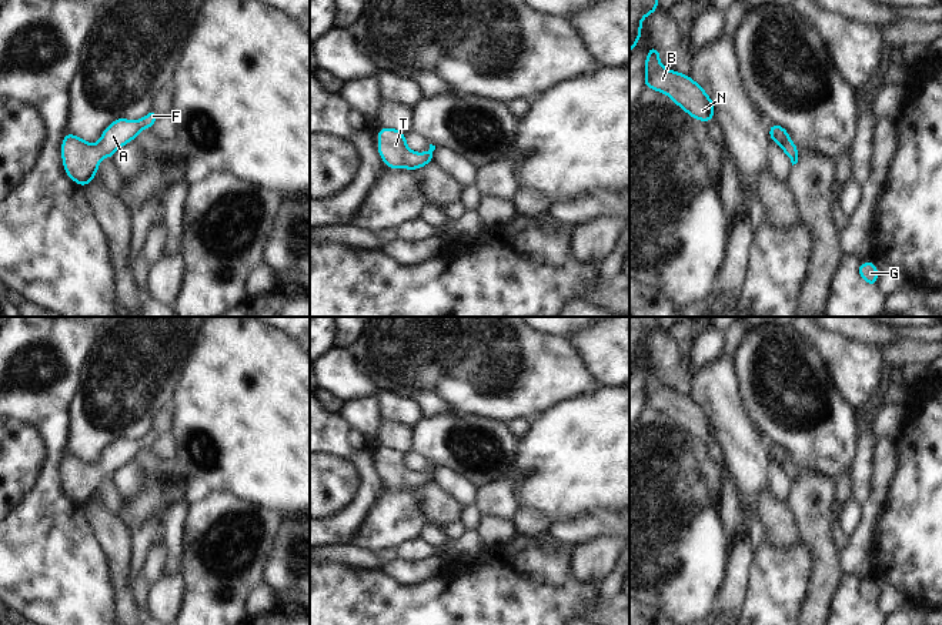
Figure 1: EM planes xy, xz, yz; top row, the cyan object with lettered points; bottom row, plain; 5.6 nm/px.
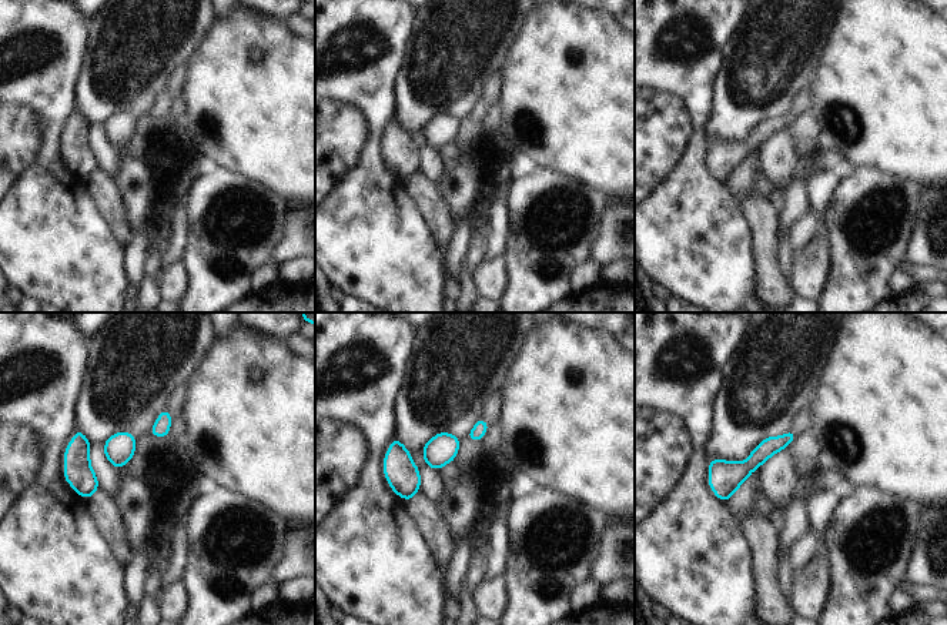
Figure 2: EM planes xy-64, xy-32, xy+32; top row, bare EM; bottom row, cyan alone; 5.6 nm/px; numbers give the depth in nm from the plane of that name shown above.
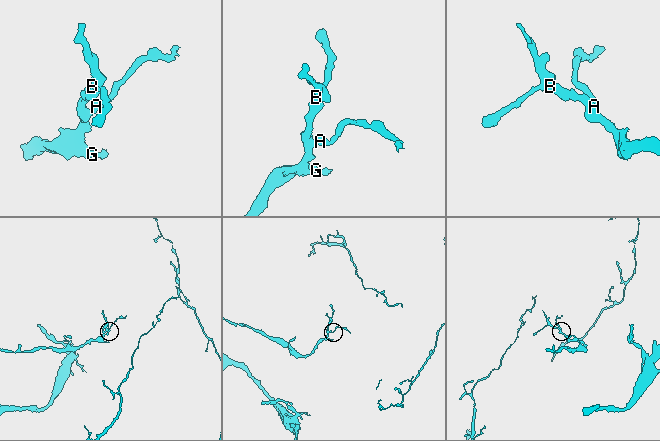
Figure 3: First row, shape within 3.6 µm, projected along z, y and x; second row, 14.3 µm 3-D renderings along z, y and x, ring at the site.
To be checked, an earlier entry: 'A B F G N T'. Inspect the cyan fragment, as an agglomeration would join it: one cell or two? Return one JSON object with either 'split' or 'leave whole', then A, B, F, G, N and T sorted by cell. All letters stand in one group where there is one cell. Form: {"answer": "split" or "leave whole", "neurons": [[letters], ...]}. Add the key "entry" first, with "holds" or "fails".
{"entry": "holds", "answer": "leave whole", "neurons": [["A", "B", "F", "G", "N", "T"]]}

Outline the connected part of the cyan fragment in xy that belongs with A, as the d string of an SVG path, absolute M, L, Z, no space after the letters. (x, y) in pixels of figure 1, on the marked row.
M153 108L138 121L117 118L103 131L96 146L67 131L61 146L64 173L78 186L86 187L94 178L103 156L113 158L113 153L134 140L140 130L151 128L157 117Z

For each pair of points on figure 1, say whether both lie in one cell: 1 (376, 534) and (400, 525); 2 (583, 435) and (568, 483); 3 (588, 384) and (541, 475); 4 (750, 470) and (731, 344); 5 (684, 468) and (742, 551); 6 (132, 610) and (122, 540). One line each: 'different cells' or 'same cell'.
1: same cell
2: same cell
3: different cells
4: same cell
5: different cells
6: same cell

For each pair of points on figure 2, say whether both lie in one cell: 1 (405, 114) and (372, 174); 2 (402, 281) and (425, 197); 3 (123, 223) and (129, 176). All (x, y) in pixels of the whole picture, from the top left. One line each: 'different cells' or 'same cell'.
1: different cells
2: different cells
3: different cells

